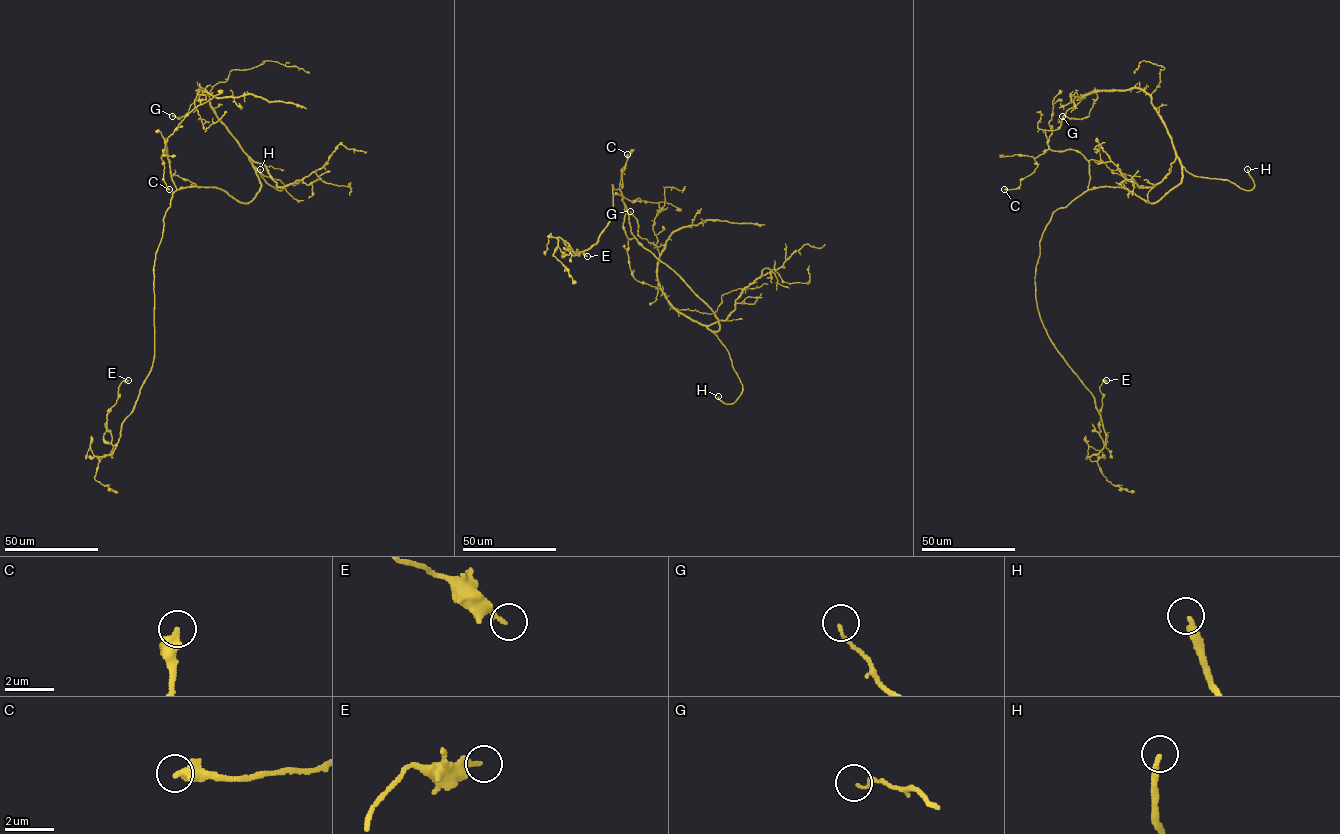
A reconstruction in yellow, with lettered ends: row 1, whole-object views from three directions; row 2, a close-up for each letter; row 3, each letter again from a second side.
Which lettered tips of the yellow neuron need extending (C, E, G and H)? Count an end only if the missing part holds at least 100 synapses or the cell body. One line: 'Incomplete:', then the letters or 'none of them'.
Incomplete: H

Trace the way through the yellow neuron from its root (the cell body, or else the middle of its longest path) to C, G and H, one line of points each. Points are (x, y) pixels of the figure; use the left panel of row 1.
C: (179, 189), (171, 177), (164, 149), (161, 156), (163, 180), (169, 189)
G: (179, 189), (216, 187), (248, 203), (261, 183), (209, 96), (198, 90), (205, 91), (179, 119), (172, 116)
H: (179, 189), (216, 187), (248, 203), (261, 187), (255, 167), (284, 188), (270, 186), (260, 169)

